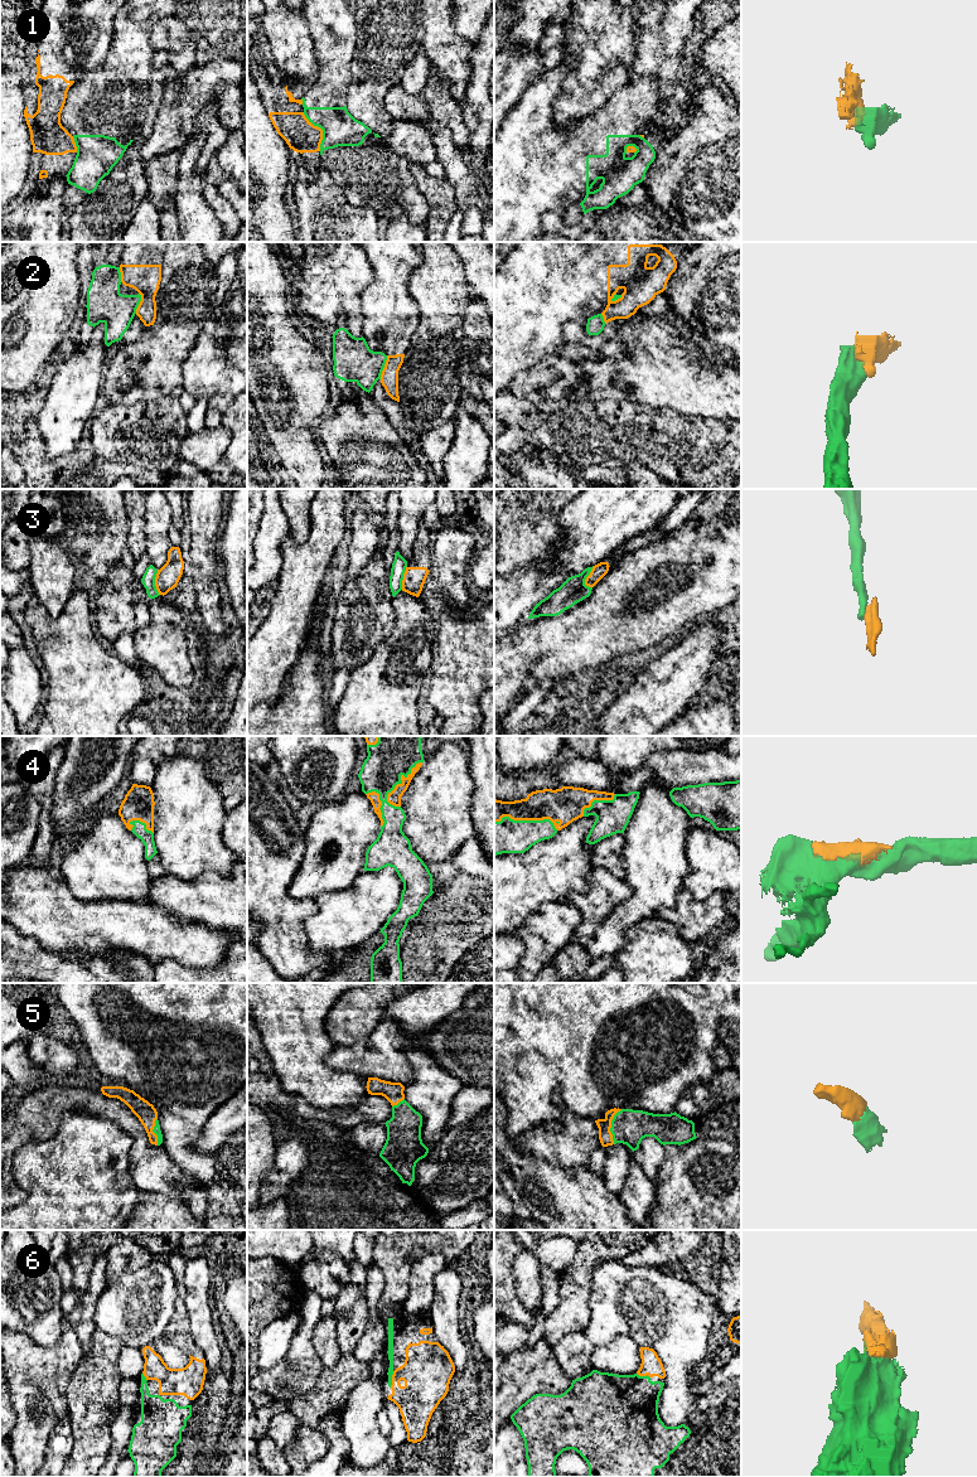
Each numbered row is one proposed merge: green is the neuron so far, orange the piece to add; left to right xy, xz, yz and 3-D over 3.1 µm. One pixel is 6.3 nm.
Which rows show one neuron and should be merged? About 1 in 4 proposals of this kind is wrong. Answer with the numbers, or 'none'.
4, 5, 6

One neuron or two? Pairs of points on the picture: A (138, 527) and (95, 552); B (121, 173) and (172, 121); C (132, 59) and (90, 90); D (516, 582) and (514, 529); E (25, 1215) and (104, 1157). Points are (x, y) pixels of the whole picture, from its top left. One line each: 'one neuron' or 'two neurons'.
A: two neurons
B: two neurons
C: one neuron
D: two neurons
E: one neuron

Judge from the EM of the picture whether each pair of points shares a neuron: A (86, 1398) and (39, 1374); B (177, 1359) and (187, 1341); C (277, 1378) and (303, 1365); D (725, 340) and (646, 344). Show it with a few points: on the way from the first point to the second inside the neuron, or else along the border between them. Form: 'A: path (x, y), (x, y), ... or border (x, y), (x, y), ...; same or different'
A: border (80, 1361), (66, 1390), (66, 1417); different
B: border (164, 1336), (174, 1344); different
C: path (284, 1378), (290, 1378), (296, 1371); same
D: border (672, 316), (678, 321), (685, 321), (695, 330); different

